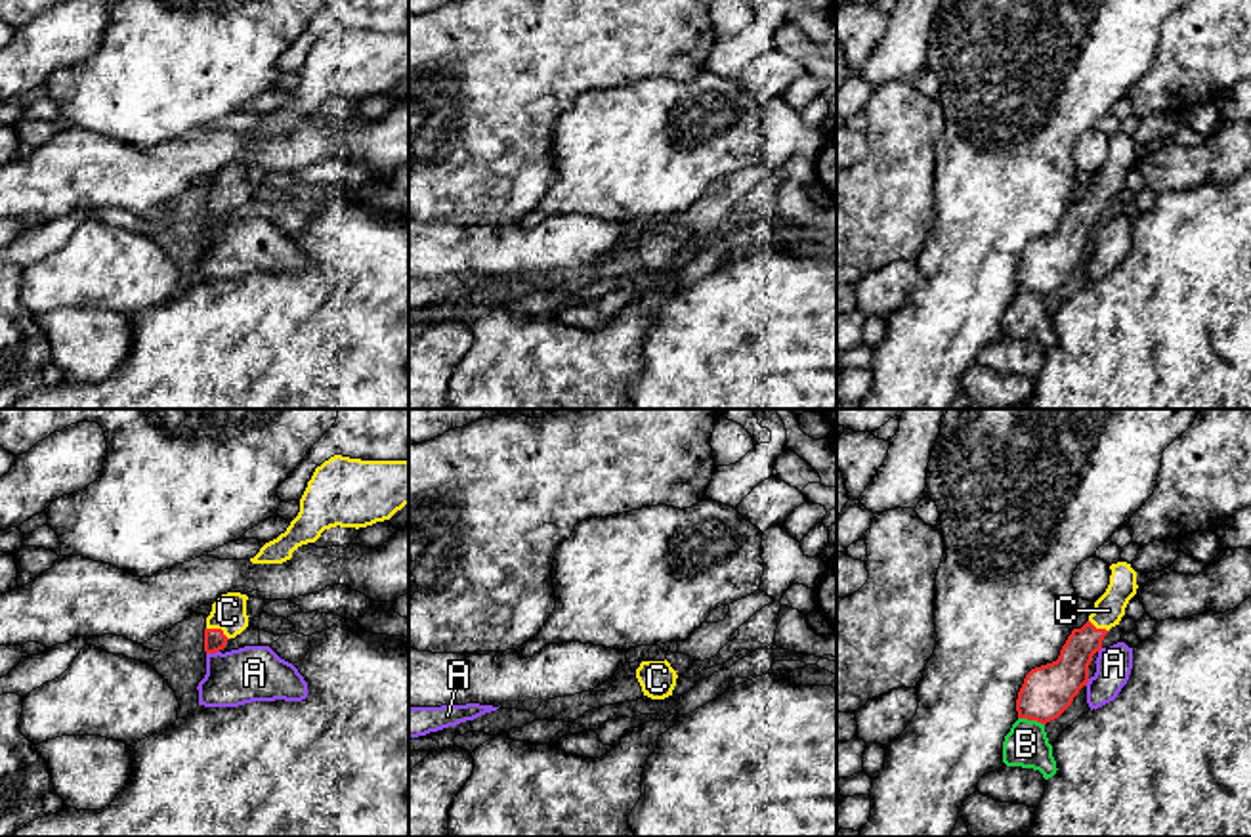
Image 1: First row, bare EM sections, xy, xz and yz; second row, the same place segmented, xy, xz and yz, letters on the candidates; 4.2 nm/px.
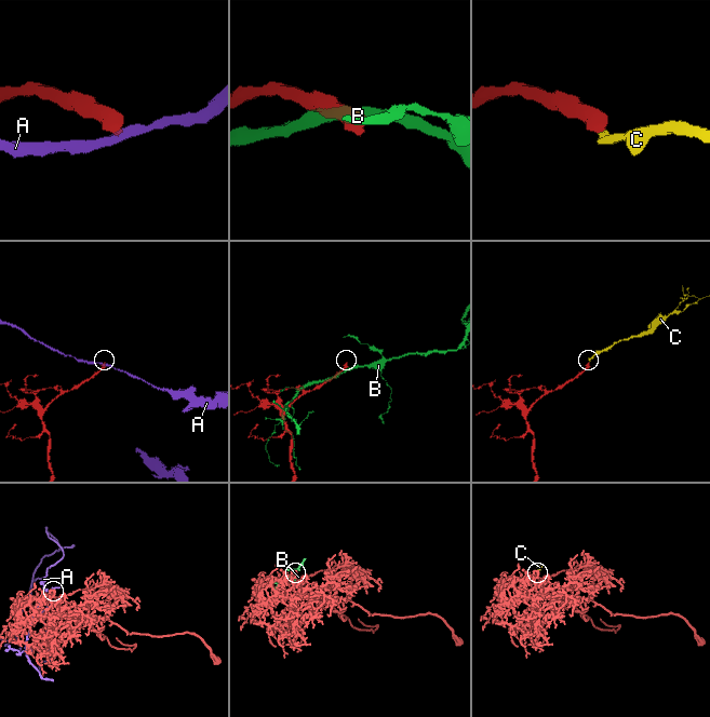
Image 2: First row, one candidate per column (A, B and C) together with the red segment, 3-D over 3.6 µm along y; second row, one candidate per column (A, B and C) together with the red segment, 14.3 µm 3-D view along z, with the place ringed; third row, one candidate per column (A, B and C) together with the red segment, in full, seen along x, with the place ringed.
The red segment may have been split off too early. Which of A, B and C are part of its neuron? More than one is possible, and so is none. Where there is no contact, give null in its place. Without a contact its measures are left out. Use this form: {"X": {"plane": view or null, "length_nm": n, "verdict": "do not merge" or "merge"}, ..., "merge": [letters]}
{"A": {"plane": "xy", "length_nm": 60, "verdict": "do not merge"}, "B": {"plane": "yz", "length_nm": 120, "verdict": "do not merge"}, "C": {"plane": "xy", "length_nm": 110, "verdict": "merge"}, "merge": ["C"]}

